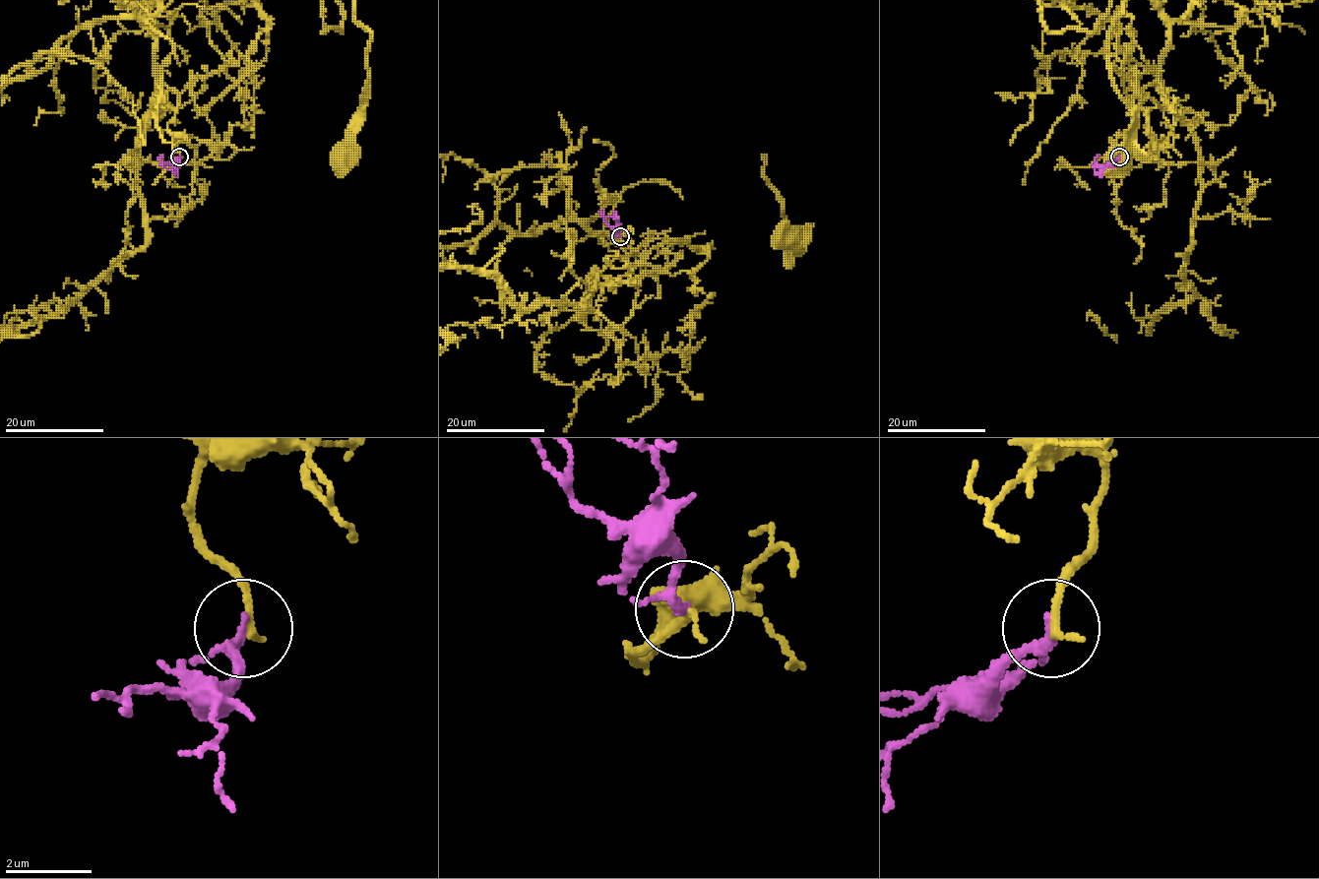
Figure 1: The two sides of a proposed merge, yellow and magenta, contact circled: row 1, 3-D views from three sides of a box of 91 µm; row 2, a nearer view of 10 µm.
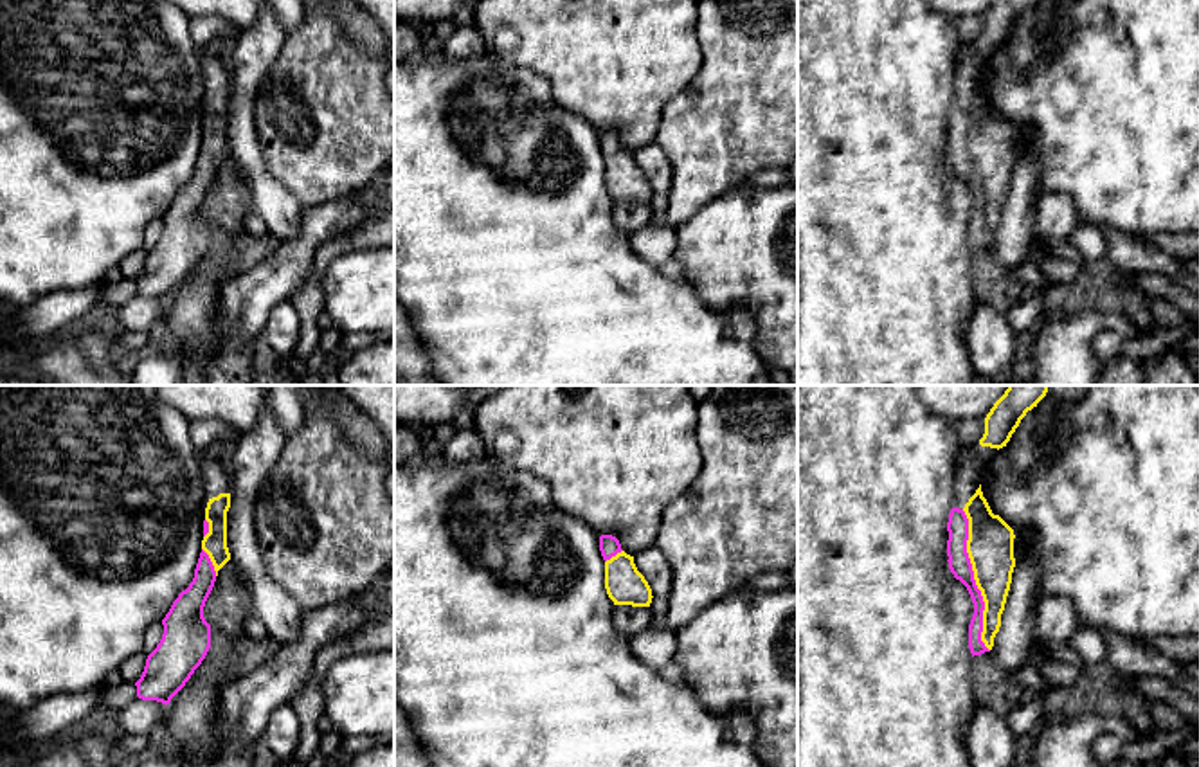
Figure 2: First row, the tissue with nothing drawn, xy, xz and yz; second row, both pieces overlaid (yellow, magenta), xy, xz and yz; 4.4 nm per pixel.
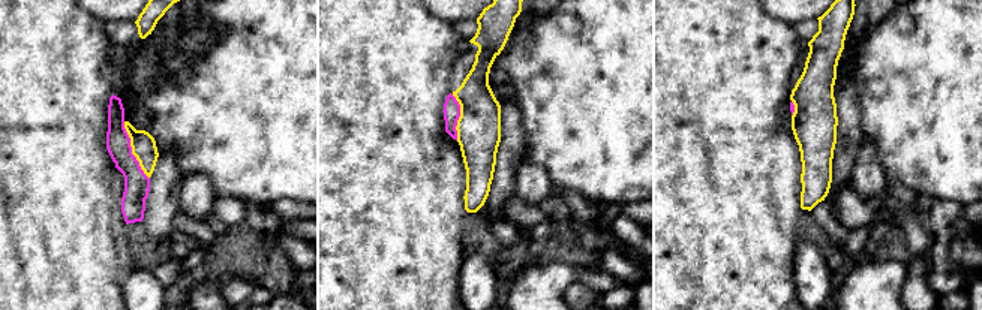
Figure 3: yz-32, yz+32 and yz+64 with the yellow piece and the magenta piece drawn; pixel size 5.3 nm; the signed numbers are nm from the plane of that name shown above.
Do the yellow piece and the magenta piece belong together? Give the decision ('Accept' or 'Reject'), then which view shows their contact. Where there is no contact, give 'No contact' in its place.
Accept. Touches yellow in yz

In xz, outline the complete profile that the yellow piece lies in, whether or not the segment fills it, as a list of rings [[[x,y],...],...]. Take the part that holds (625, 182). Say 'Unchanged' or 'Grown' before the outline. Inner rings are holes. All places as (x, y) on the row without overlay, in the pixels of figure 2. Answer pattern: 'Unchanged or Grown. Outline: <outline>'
Grown. Outline: [[[601,131],[600,148],[605,157],[605,185],[614,202],[650,203],[652,185],[619,137]]]

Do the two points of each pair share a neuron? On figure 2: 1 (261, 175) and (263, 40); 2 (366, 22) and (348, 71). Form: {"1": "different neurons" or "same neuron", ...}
{"1": "same neuron", "2": "different neurons"}

